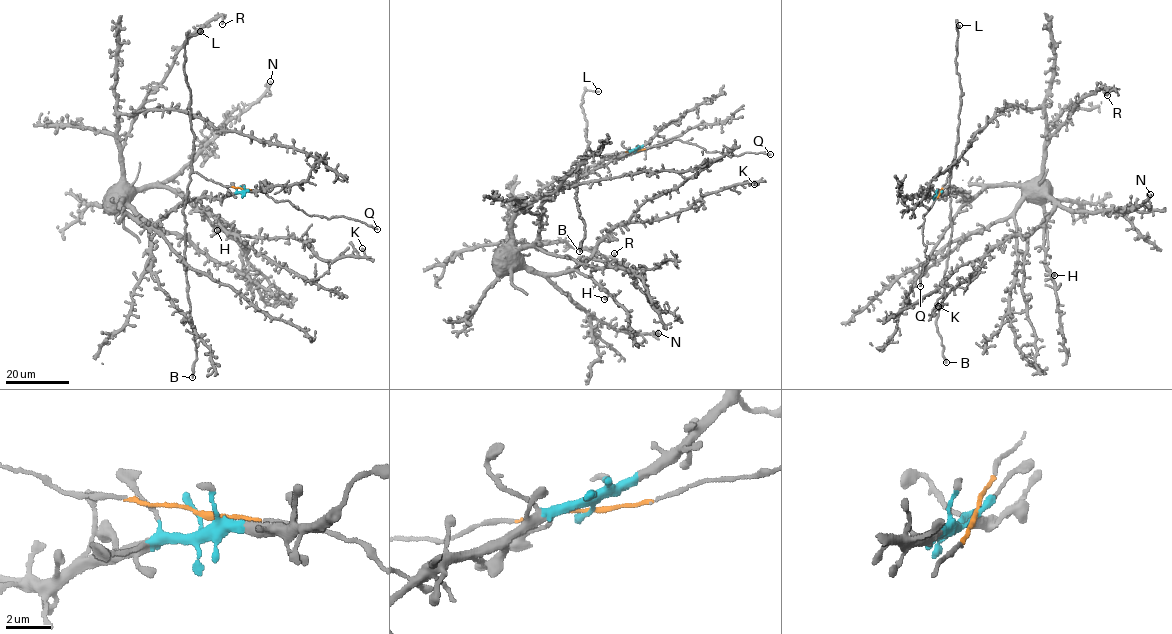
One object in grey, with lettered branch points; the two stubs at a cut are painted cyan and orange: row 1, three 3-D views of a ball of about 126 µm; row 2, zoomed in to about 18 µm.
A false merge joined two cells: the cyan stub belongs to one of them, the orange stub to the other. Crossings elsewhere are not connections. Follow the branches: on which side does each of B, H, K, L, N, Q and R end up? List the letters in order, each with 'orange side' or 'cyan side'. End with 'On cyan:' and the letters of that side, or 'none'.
B: orange side
H: cyan side
K: cyan side
L: orange side
N: cyan side
Q: orange side
R: cyan side
On cyan: H, K, N, R

